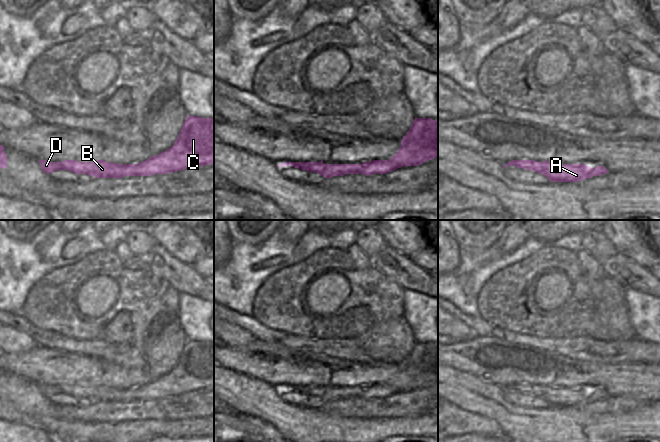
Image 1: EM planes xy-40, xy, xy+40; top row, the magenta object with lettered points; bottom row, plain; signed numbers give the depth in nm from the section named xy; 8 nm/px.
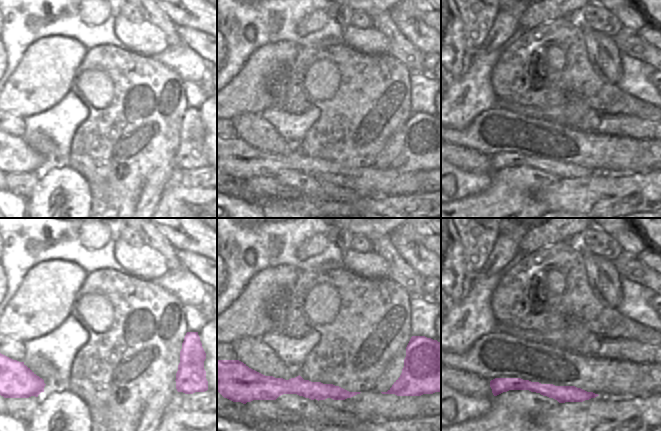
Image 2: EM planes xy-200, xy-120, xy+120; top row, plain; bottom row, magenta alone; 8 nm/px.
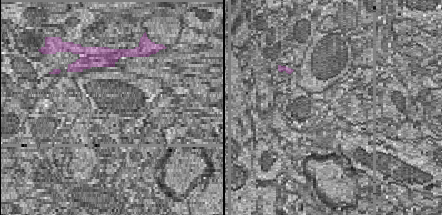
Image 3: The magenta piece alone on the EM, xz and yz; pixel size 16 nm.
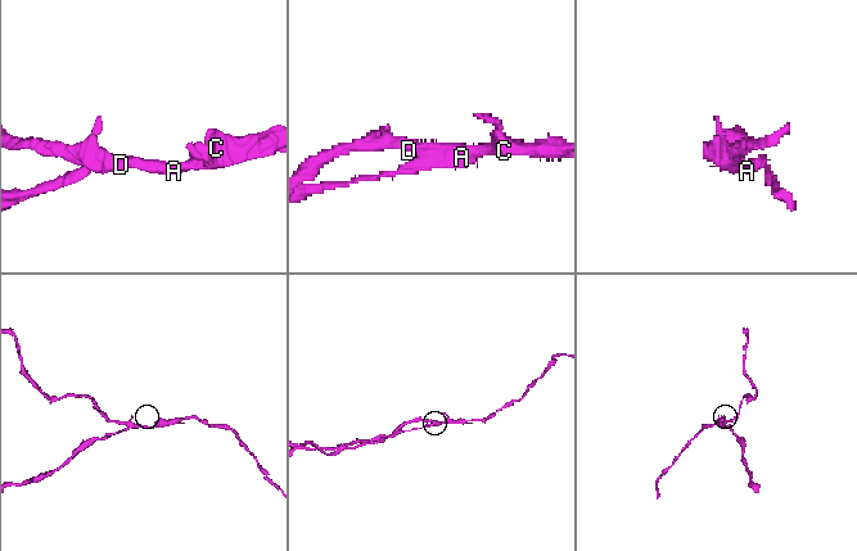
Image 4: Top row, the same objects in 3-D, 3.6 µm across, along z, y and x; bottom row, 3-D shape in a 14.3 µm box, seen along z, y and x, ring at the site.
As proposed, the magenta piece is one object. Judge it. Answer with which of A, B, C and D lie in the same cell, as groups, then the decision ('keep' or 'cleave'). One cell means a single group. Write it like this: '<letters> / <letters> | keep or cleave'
A / B C D | cleave

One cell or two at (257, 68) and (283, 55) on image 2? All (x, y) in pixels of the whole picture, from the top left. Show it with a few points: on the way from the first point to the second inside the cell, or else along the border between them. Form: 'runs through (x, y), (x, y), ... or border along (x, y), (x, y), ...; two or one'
runs through (263, 65), (269, 59), (277, 56); one

